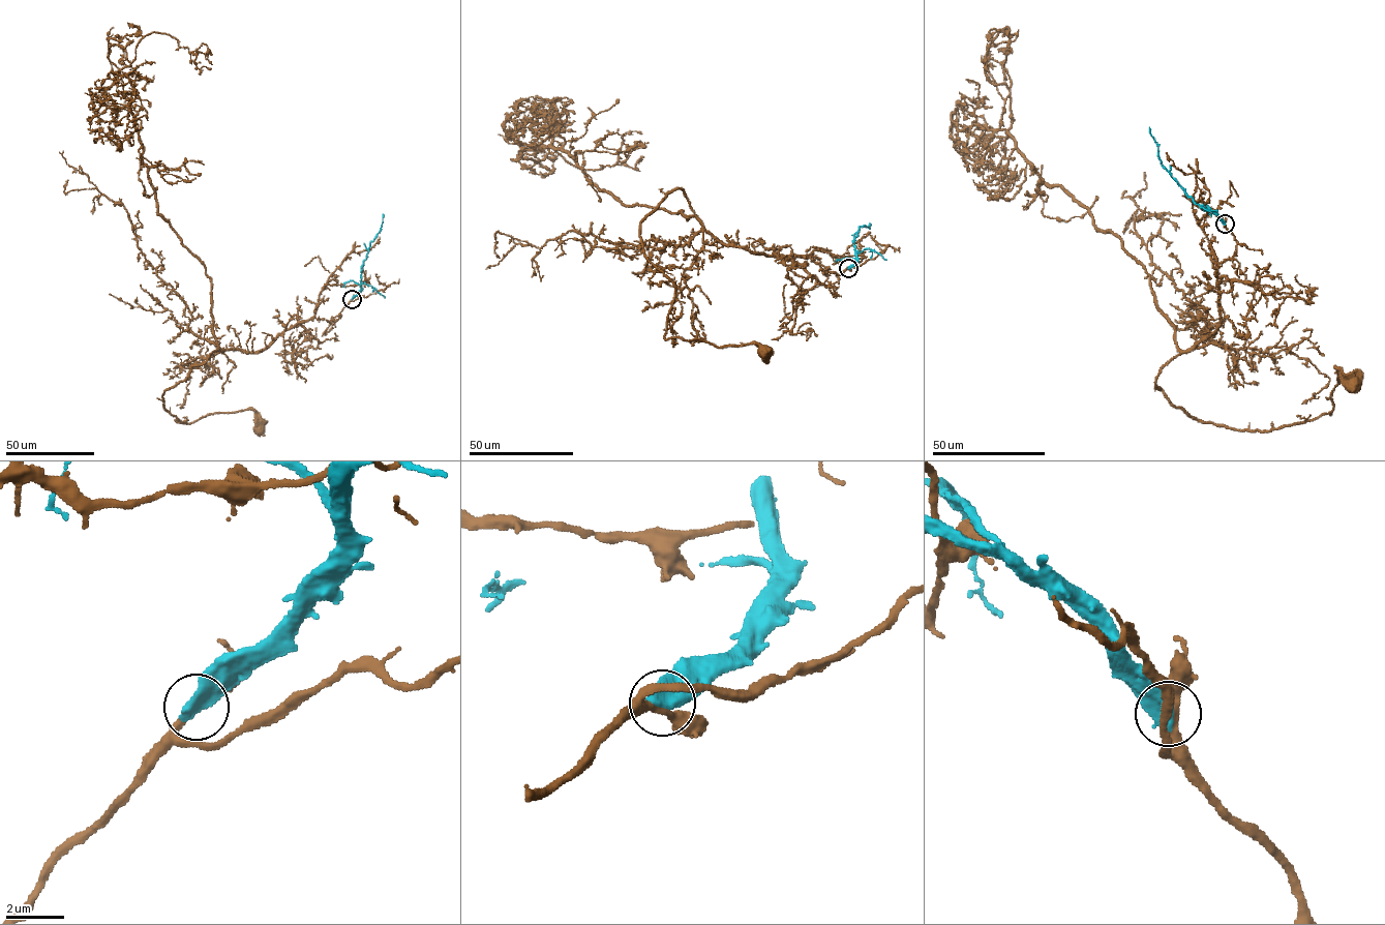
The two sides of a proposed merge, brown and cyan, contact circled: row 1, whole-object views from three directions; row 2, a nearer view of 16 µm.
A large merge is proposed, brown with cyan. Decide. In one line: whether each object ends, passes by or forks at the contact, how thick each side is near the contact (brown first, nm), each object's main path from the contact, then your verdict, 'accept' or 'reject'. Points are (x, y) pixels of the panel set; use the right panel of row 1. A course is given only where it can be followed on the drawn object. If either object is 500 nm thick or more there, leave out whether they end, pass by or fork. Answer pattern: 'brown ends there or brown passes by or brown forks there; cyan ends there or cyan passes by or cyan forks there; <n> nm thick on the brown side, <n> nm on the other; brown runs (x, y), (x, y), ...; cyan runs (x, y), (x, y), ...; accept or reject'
240 nm thick on the brown side, 600 nm on the other; brown runs (1225, 224), (1220, 325), (1156, 387), (1261, 431), (1330, 413), (1336, 367), (1353, 385); cyan runs (1225, 224), (1216, 214), (1196, 204), (1164, 167), (1149, 127); reject

